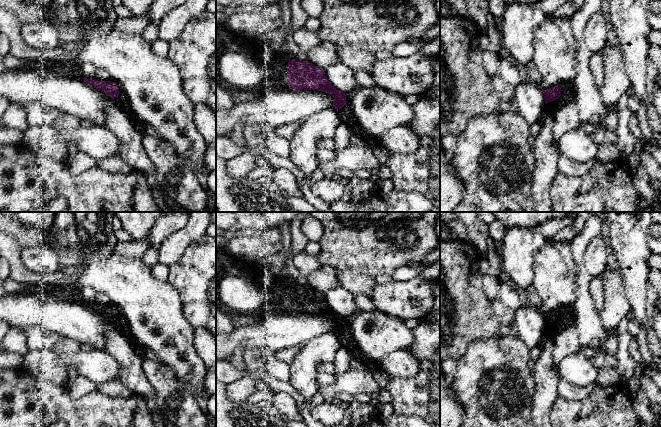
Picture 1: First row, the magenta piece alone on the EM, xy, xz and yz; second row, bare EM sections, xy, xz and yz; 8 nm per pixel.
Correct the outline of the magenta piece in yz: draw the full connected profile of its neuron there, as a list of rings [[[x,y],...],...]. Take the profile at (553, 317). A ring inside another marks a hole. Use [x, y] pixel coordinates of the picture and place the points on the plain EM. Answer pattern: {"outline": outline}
{"outline": [[[559,308],[550,313],[543,314],[545,322],[544,335],[556,335],[564,326],[573,324],[576,317],[570,308]]]}

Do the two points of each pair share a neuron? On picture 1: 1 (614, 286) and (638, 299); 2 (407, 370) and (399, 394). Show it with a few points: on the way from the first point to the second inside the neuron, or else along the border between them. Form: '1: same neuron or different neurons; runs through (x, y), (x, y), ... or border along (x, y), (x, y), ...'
1: different neurons; border along (620, 276), (622, 288), (631, 310)
2: different neurons; border along (419, 360), (419, 368), (413, 375), (391, 377)

